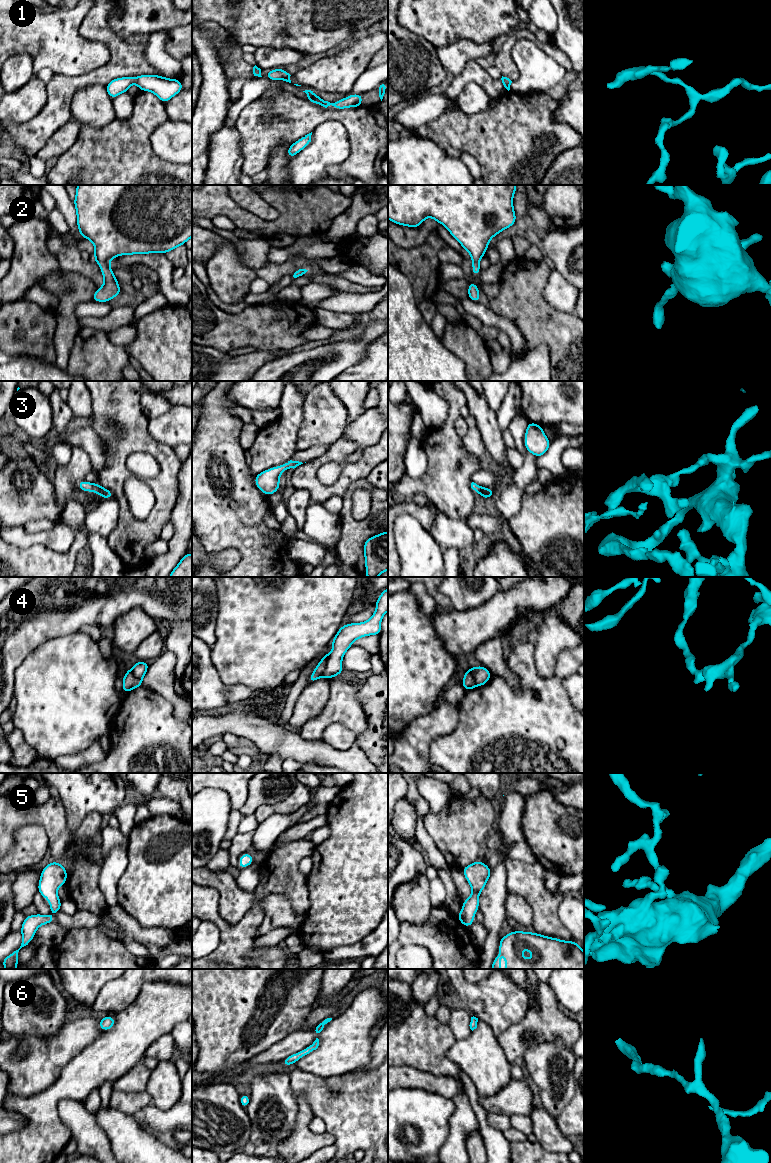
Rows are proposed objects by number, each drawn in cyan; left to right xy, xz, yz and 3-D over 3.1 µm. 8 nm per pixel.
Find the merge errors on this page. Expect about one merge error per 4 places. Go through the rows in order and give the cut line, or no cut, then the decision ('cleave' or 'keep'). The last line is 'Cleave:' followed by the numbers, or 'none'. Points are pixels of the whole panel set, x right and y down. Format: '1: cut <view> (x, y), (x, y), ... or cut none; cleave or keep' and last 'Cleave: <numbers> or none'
1: cut none; keep
2: cut none; keep
3: cut none; keep
4: cut xz (328, 654), (326, 666), (321, 675); cleave
5: cut none; keep
6: cut none; keep
Cleave: 4

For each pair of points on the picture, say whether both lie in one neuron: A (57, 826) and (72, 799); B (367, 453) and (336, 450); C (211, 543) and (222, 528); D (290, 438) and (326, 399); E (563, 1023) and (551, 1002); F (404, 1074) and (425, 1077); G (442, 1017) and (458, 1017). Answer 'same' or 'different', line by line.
A: different
B: same
C: same
D: different
E: same
F: same
G: different

